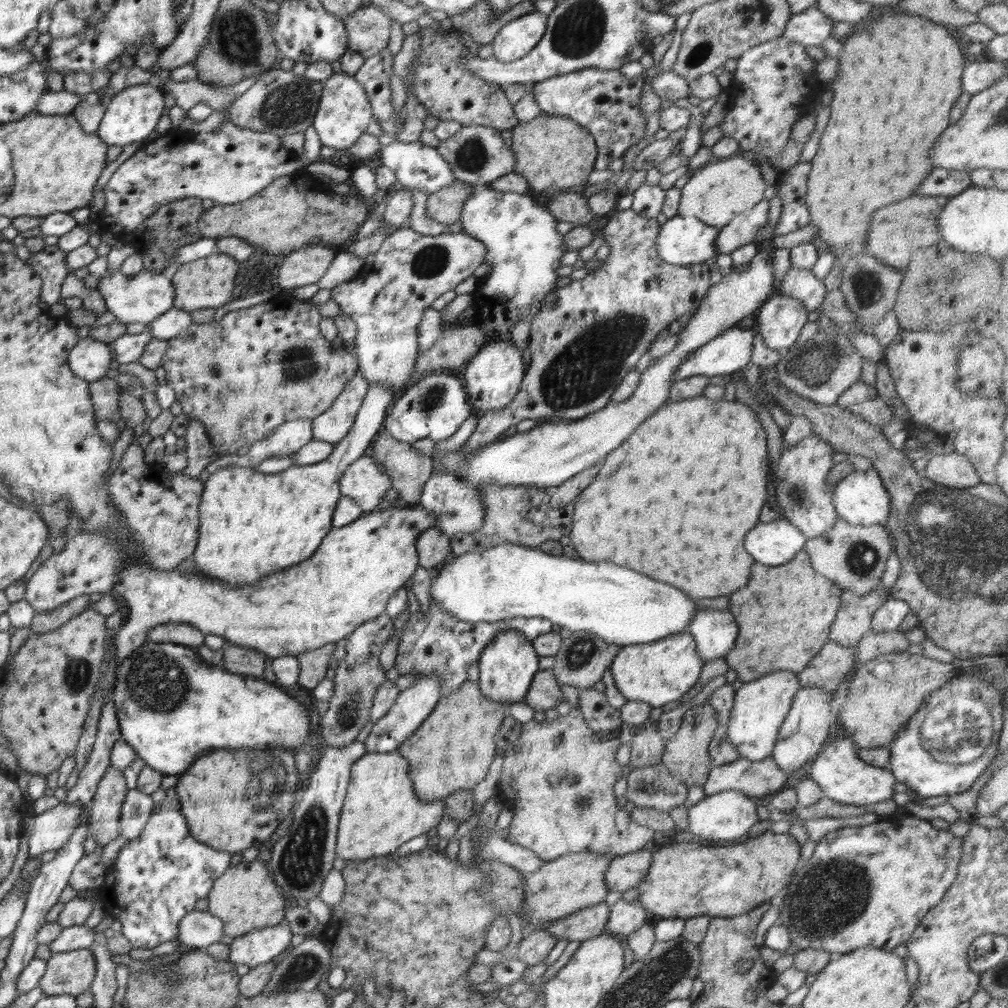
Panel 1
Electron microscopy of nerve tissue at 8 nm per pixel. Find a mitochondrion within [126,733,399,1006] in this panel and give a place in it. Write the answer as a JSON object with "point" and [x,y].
{"point":[300,861]}

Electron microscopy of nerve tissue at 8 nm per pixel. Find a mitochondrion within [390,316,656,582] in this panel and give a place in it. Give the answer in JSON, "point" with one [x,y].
{"point":[429,401]}

